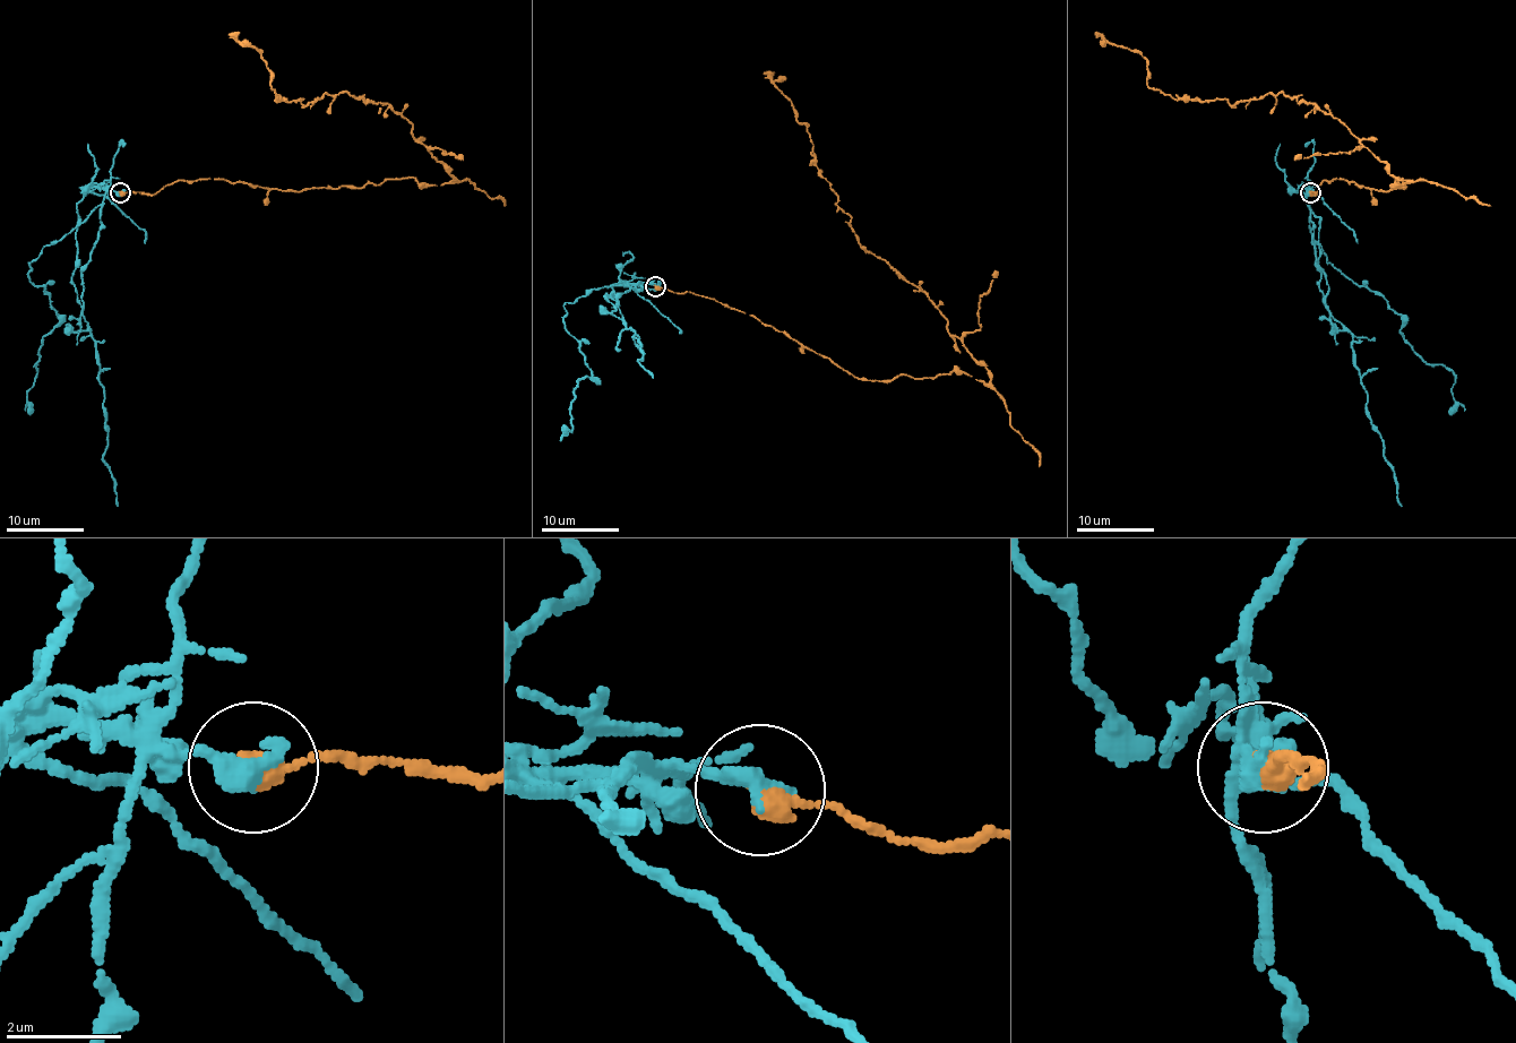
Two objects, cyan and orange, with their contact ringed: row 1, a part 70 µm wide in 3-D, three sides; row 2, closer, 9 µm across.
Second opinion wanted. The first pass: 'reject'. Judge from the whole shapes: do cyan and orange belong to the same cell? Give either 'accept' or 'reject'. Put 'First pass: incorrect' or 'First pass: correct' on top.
First pass: correct
reject

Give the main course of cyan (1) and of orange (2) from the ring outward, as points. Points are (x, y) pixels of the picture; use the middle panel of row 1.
1: (655, 286), (639, 283), (617, 300), (622, 324), (631, 329), (639, 343), (642, 359), (638, 362), (653, 378)
2: (655, 286), (755, 316), (861, 379), (990, 381), (921, 290), (861, 246), (769, 70)

